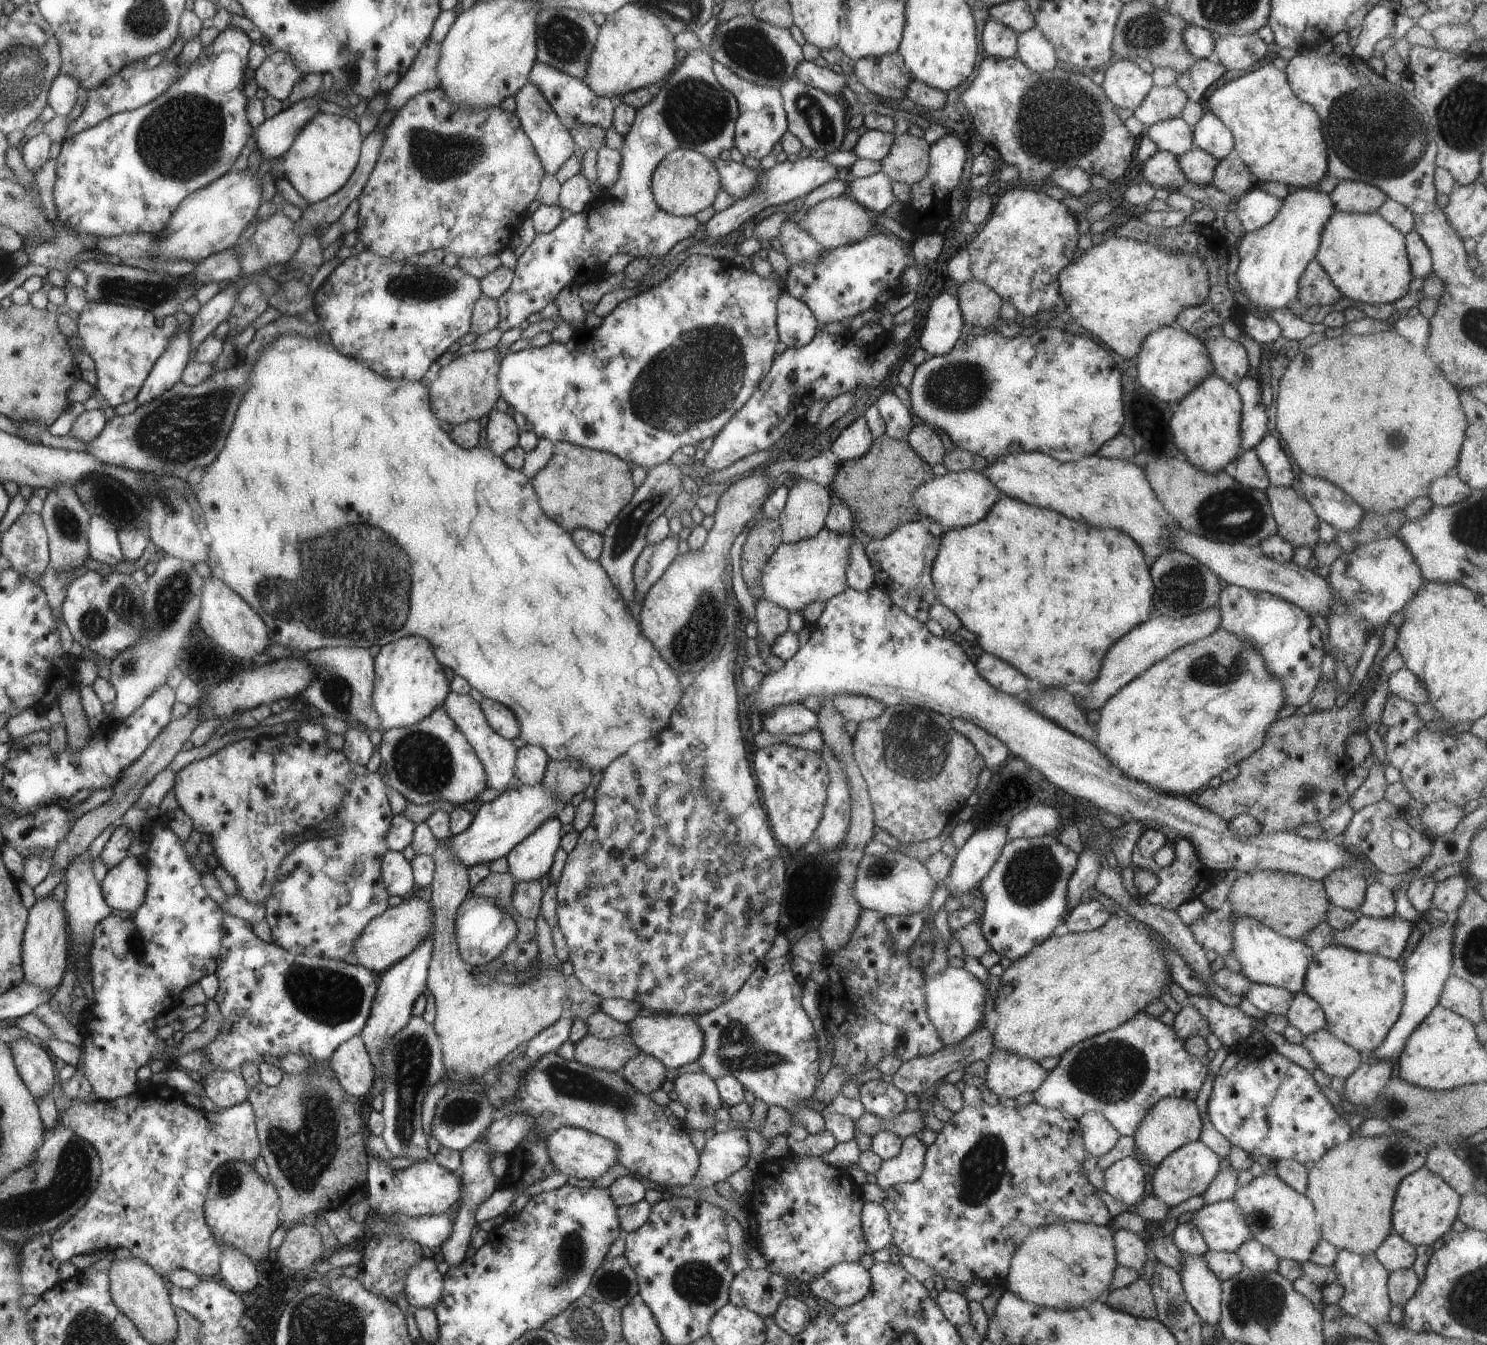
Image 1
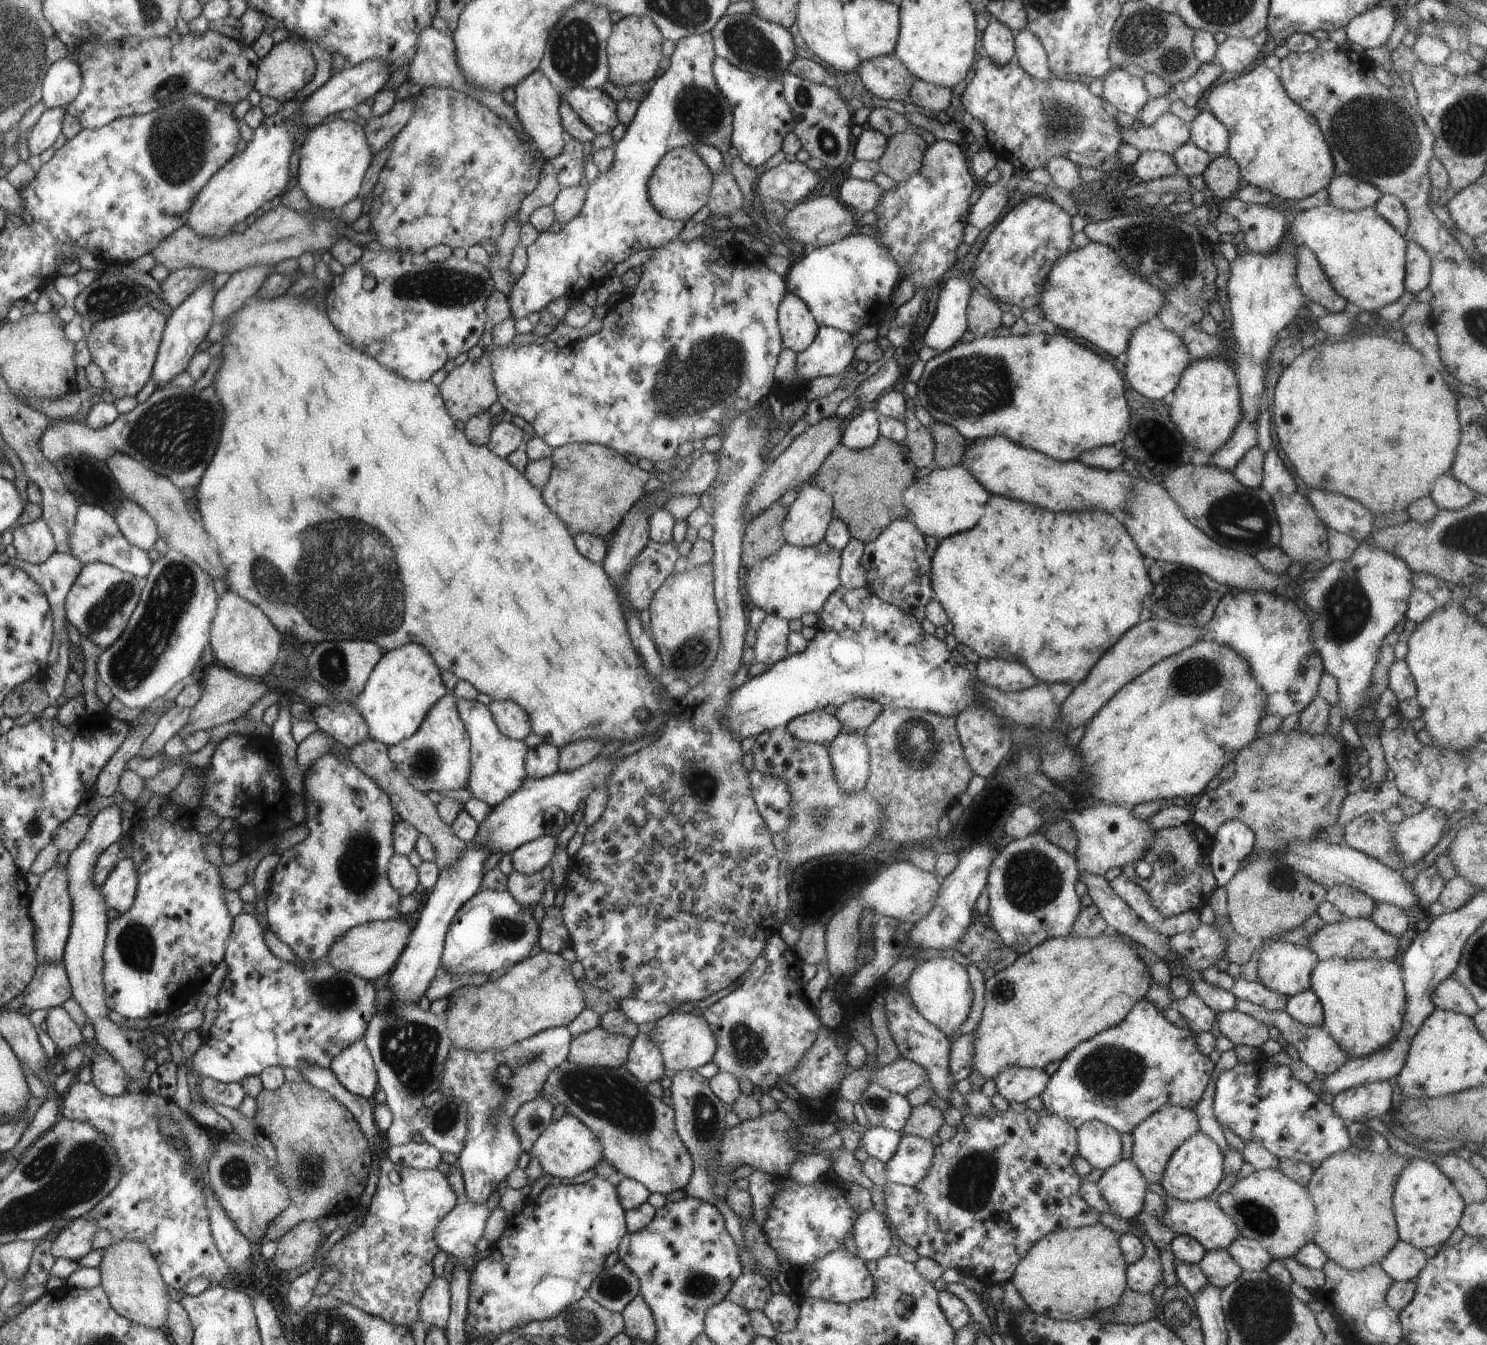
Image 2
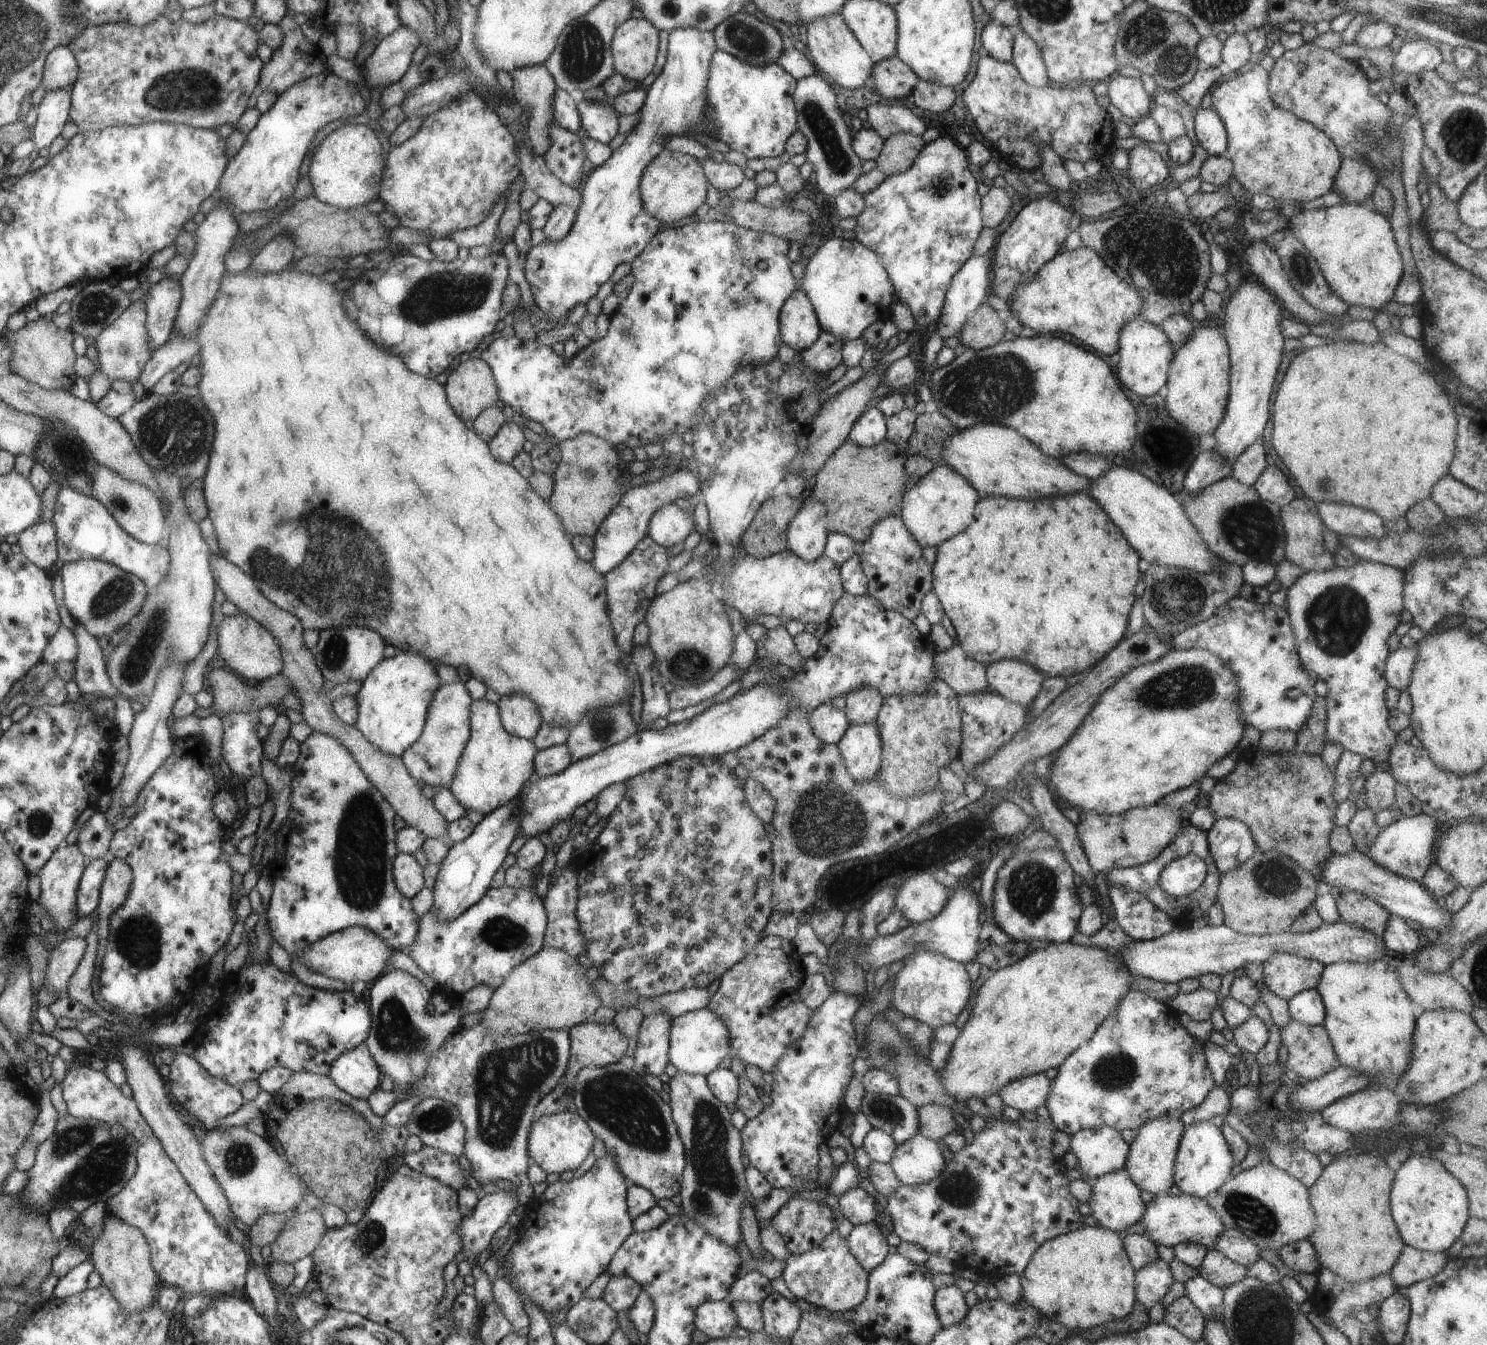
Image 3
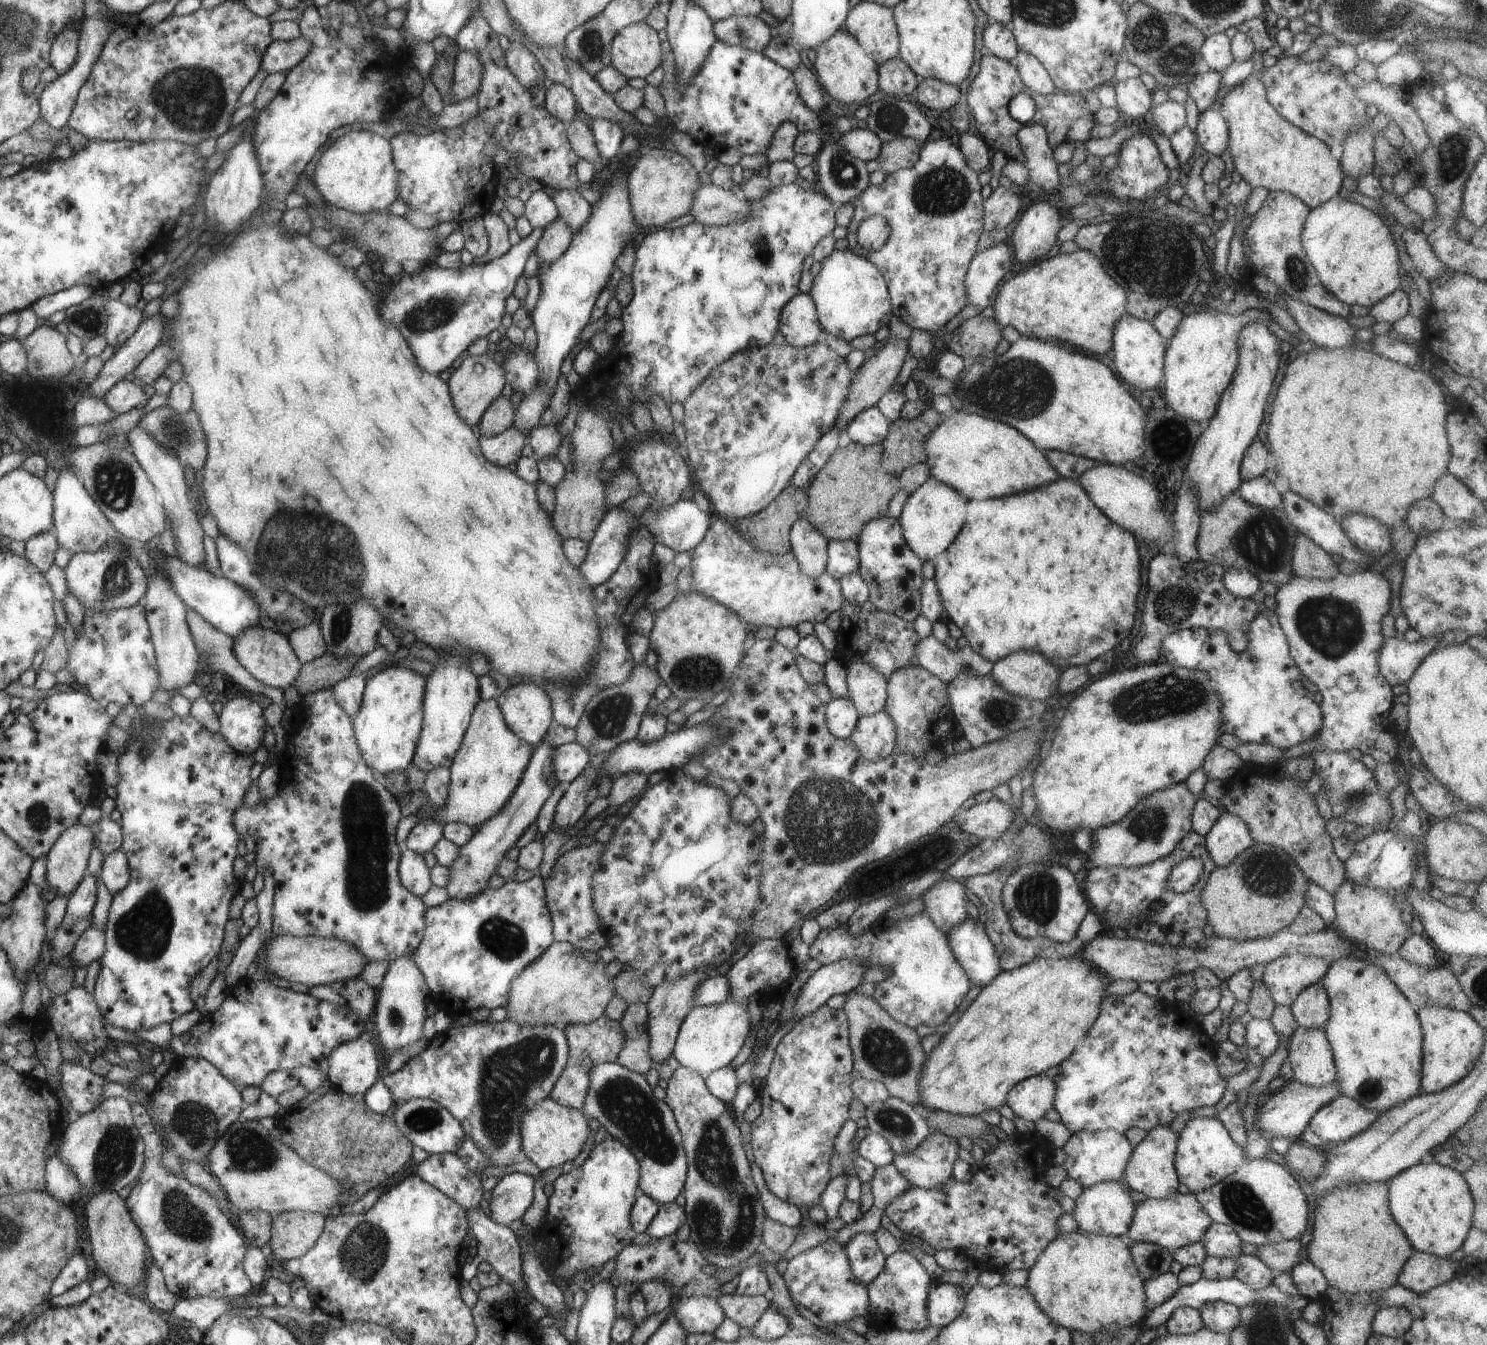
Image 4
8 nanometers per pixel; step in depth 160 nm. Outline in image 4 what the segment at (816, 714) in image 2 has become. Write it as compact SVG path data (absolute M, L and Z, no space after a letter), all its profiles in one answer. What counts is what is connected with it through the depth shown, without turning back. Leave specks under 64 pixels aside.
M848 698L832 699L826 705L827 727L839 739L848 739L860 718L857 708Z

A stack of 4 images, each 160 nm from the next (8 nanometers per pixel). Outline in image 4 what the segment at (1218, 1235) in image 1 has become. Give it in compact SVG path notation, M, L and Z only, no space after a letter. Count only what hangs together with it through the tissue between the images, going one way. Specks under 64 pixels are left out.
M1176 1192L1165 1199L1147 1198L1144 1202L1136 1204L1135 1215L1127 1236L1134 1243L1157 1244L1172 1253L1179 1248L1202 1241L1204 1233L1212 1223L1213 1220L1206 1214L1194 1193Z

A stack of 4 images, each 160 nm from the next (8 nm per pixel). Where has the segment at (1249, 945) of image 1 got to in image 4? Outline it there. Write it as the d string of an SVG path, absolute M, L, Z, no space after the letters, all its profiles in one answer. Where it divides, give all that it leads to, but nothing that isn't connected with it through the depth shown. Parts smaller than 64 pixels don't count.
M1302 953L1286 955L1265 964L1263 981L1277 1005L1290 1007L1305 988L1321 982L1330 964Z

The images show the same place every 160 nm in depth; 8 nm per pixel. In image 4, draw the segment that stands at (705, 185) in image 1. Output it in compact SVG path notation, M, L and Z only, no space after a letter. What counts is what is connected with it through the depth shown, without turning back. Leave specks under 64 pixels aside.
M654 147L650 148L648 154L641 155L634 162L627 176L627 187L633 216L639 226L664 229L668 222L693 210L693 202L700 182L694 165L687 157L664 147Z

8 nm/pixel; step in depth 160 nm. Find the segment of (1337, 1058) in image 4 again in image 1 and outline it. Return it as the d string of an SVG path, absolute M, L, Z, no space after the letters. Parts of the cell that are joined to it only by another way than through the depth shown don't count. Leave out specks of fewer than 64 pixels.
M1333 944L1313 954L1306 968L1303 992L1322 1008L1327 1021L1325 1029L1368 1058L1384 1042L1400 1017L1404 999L1403 977L1400 964L1393 959Z

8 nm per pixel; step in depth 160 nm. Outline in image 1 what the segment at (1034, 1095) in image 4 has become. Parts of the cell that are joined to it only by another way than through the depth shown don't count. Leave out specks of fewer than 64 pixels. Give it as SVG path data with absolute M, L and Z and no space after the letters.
M996 1049L987 1059L986 1087L1001 1100L1036 1092L1049 1072L1039 1062Z

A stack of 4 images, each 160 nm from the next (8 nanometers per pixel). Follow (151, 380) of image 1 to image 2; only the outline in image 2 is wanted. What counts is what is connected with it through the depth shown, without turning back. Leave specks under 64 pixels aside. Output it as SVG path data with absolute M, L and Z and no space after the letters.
M213 279L200 285L188 299L180 306L174 308L168 318L168 325L165 327L161 338L160 350L157 351L156 362L153 366L152 379L156 388L168 384L174 376L187 370L188 363L198 350L198 345L206 338L206 334L212 324L215 323L212 303L216 290L213 286Z

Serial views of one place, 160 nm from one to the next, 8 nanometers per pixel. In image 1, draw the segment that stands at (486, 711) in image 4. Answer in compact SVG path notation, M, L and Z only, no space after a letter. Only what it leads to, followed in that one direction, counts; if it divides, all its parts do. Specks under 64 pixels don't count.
M451 691L446 696L443 706L451 714L453 720L457 722L458 729L468 738L469 744L472 746L478 760L482 762L488 786L502 793L509 788L510 784L514 786L520 785L520 778L518 778L516 770L519 749L516 748L516 744L508 738L502 737L493 729L481 705L476 700L472 700L470 695L461 695Z

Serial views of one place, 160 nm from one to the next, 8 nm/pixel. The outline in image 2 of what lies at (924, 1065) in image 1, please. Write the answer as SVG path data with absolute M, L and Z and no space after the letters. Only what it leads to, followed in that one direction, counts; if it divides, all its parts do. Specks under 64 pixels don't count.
M902 1058L892 1064L880 1067L877 1074L874 1072L872 1075L872 1082L905 1097L926 1081L928 1081L927 1072L923 1066Z

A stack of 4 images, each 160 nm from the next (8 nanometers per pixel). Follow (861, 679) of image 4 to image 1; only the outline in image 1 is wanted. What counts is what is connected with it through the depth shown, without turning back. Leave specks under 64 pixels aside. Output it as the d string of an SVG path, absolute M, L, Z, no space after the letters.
M844 694L833 700L834 708L844 716L846 721L854 721L858 725L866 720L878 718L886 710L886 706L868 695Z

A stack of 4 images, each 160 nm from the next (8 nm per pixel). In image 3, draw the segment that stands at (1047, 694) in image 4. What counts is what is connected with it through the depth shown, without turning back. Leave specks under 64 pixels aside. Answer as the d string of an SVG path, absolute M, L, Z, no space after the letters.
M1002 659L986 667L986 678L990 688L1006 700L1029 708L1046 675L1025 662Z

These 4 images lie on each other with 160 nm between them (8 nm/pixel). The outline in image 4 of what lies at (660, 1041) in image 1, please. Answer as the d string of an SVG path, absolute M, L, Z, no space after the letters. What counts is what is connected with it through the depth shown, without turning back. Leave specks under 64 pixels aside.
M732 999L712 1006L694 1007L686 1015L684 1022L681 1024L679 1035L677 1036L676 1046L673 1048L673 1055L683 1067L692 1069L700 1073L704 1078L717 1071L719 1068L728 1067L735 1056L744 1046L744 1040L752 1035L750 1033L750 1017L747 1006L739 1005Z

